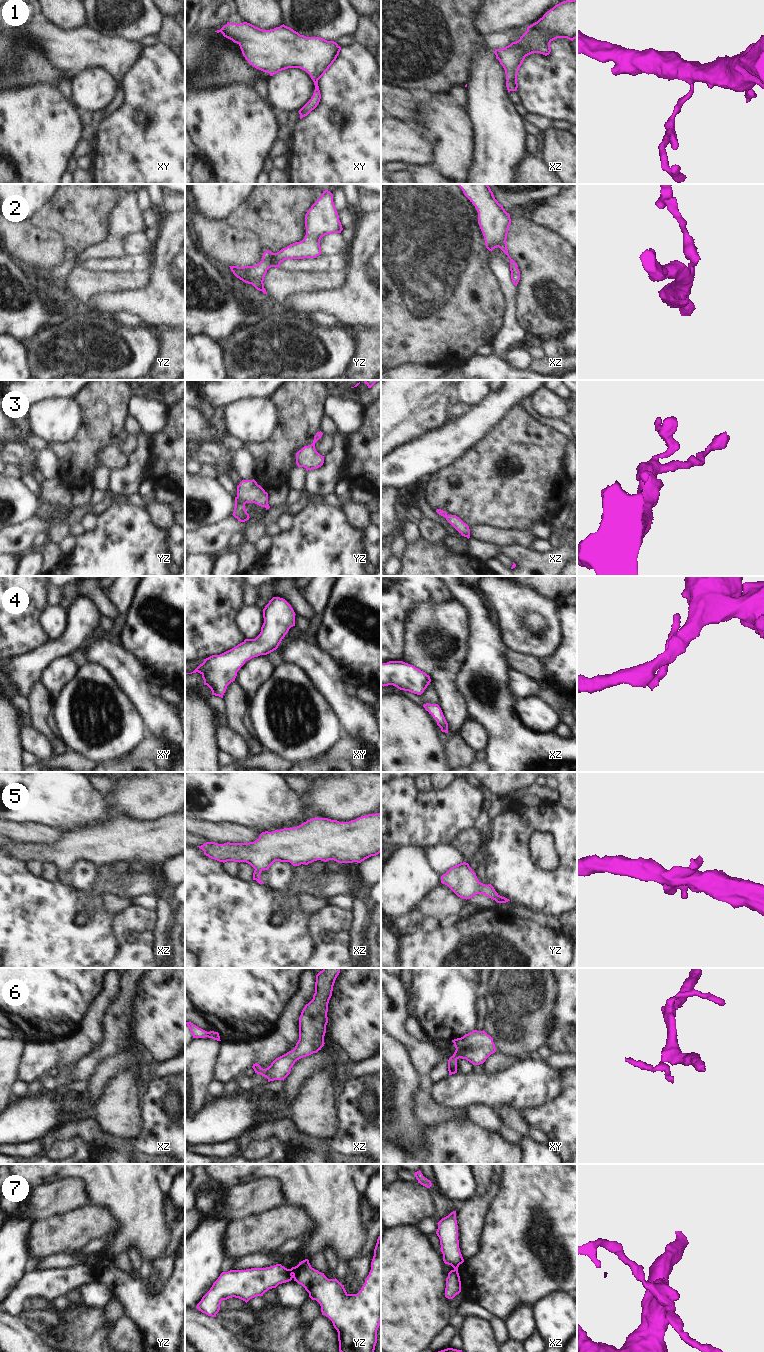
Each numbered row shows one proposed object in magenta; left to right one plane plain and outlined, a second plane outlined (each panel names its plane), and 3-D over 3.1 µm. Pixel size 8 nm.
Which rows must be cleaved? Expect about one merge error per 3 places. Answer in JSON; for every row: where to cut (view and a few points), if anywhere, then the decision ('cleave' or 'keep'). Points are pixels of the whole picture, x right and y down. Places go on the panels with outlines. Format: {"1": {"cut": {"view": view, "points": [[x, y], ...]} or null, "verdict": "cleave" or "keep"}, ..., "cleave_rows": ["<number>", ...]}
{"1": {"cut": null, "verdict": "keep"}, "2": {"cut": null, "verdict": "keep"}, "3": {"cut": null, "verdict": "keep"}, "4": {"cut": null, "verdict": "keep"}, "5": {"cut": null, "verdict": "keep"}, "6": {"cut": null, "verdict": "keep"}, "7": {"cut": {"view": "yz", "points": [[290, 1269], [292, 1273]]}, "verdict": "cleave"}, "cleave_rows": ["7"]}

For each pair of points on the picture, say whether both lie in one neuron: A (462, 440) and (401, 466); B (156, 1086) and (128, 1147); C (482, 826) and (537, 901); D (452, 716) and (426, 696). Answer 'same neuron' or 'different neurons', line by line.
A: same neuron
B: same neuron
C: different neurons
D: different neurons

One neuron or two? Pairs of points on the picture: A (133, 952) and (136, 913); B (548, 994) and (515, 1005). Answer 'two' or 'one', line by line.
A: one
B: one

